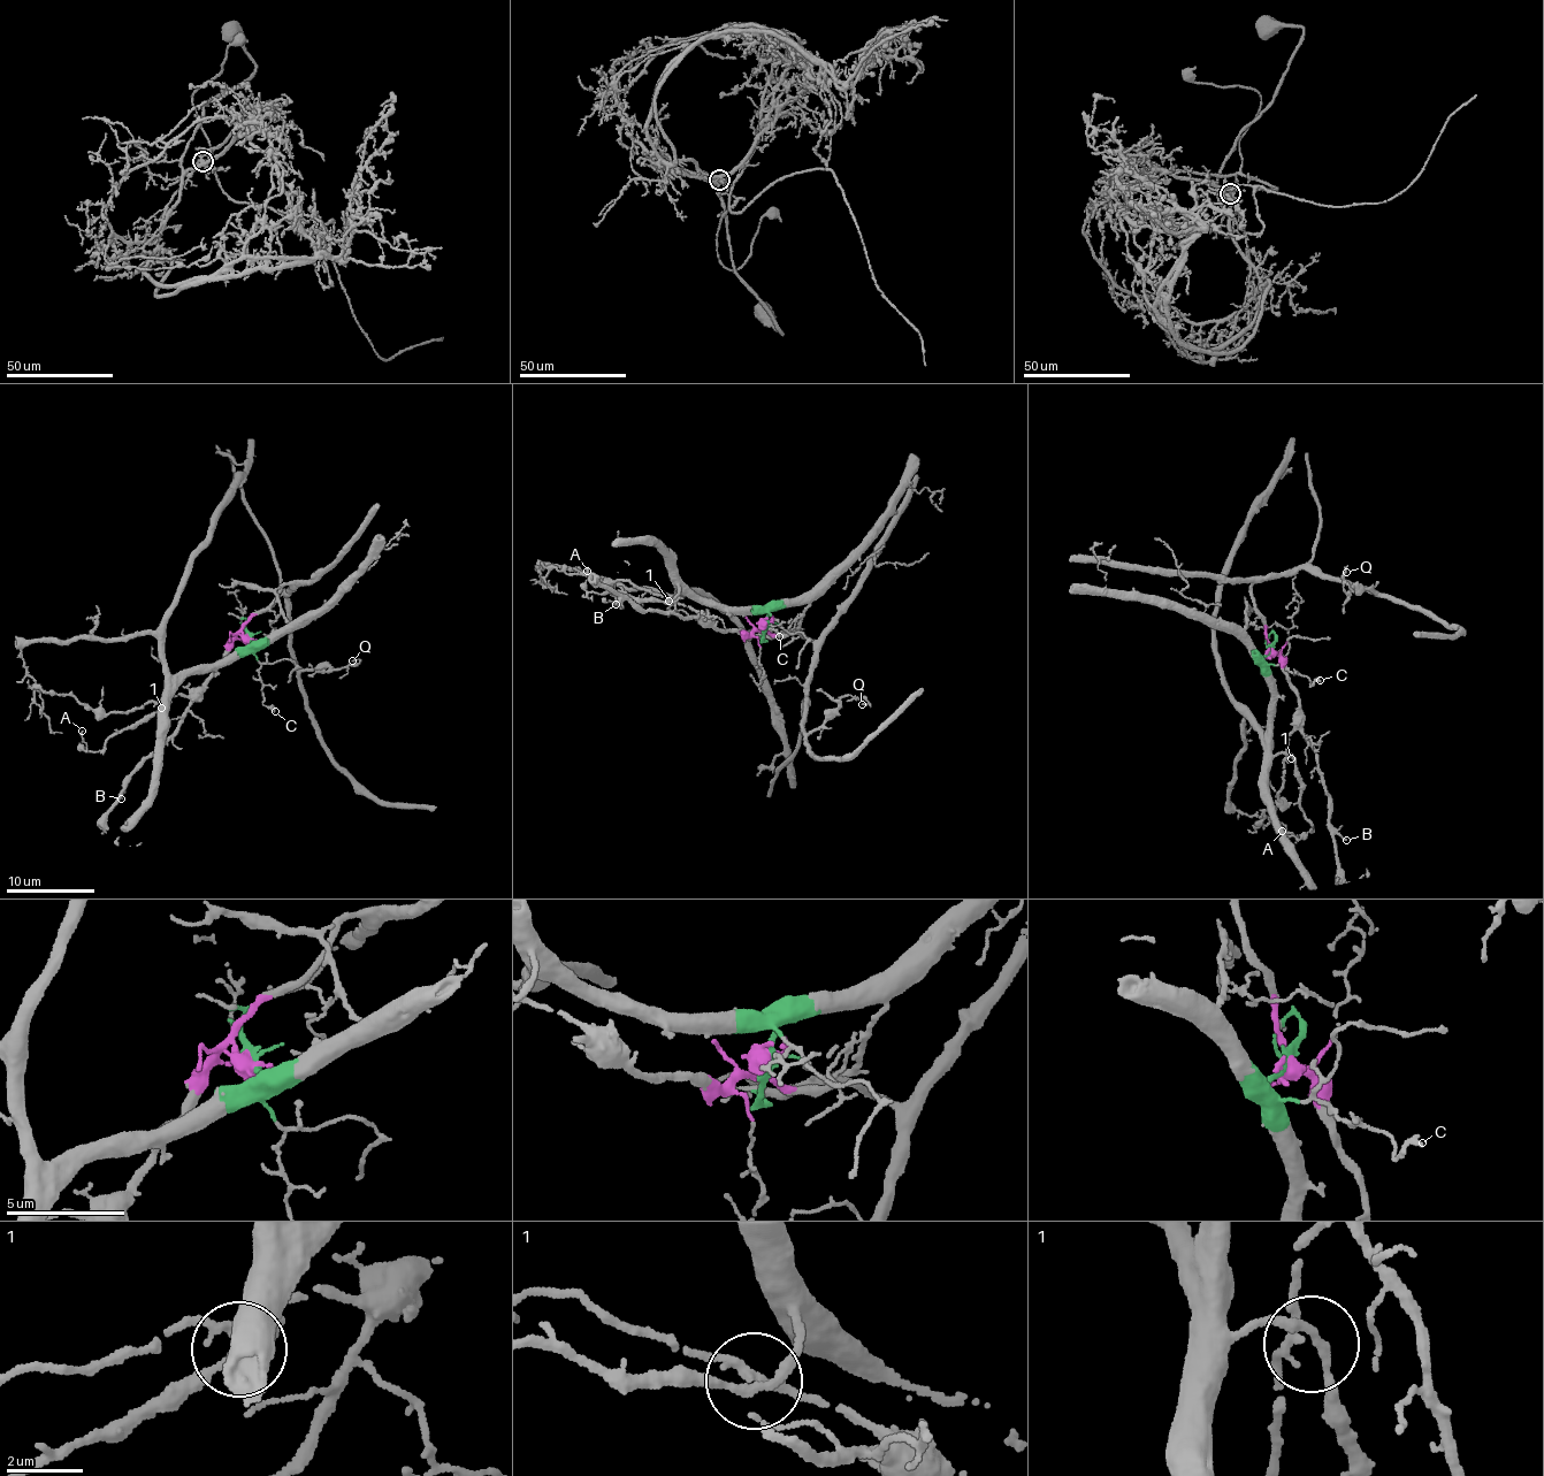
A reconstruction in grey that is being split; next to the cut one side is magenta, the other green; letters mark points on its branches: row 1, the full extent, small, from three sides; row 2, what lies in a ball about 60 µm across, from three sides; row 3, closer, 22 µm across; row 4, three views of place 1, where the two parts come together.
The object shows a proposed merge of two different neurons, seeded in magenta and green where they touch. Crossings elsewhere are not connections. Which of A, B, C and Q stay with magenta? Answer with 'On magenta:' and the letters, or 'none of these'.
On magenta: B, Q

